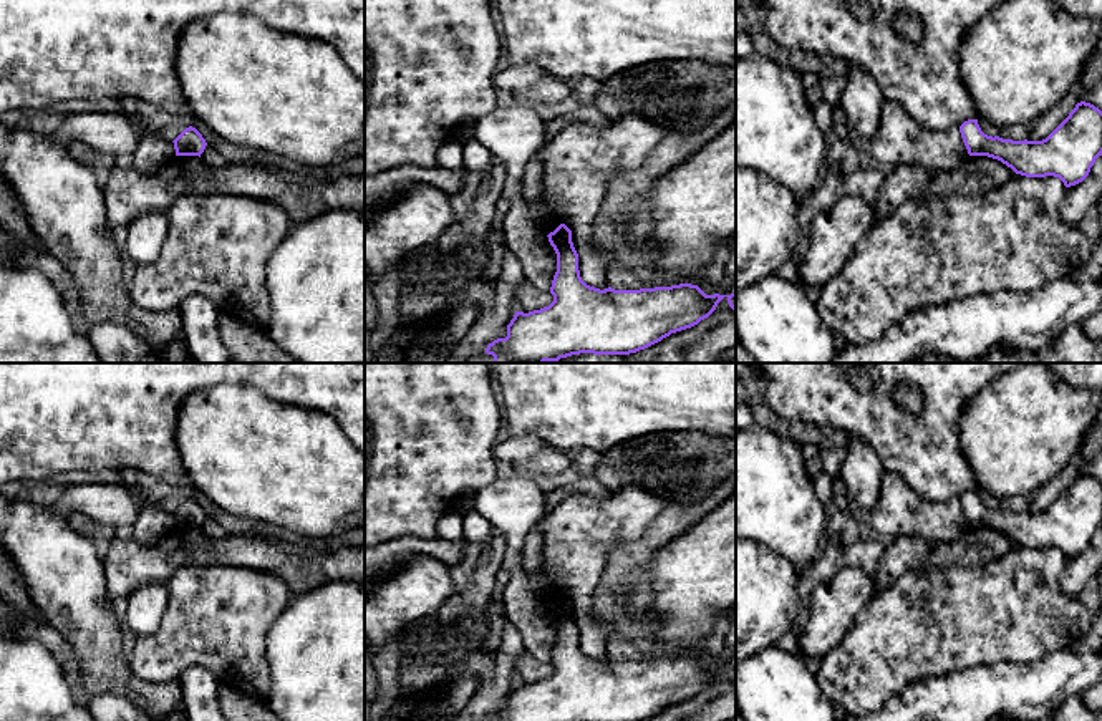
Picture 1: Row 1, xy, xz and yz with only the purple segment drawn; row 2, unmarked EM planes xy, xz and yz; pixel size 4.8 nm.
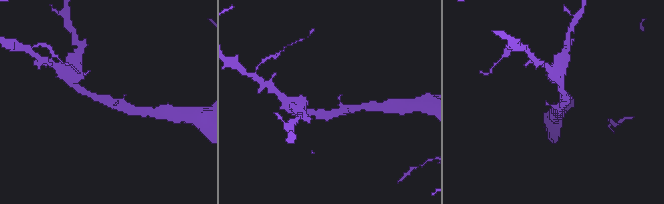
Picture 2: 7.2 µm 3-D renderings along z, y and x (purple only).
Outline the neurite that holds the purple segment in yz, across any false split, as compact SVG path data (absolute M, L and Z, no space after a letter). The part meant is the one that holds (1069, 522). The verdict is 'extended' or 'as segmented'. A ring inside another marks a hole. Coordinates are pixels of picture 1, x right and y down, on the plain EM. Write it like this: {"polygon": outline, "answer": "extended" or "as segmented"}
{"polygon": "M1080 472L1069 487L1042 512L1013 512L988 507L978 491L959 497L969 527L1001 532L1026 549L1059 549L1066 559L1082 554L1102 527L1102 482Z", "answer": "as segmented"}

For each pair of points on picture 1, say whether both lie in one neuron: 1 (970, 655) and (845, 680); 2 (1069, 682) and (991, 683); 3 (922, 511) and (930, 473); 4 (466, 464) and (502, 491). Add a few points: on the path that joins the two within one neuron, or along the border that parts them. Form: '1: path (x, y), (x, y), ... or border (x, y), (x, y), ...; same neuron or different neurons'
1: path (938, 652), (885, 652), (877, 660); same neuron
2: path (1049, 682), (1011, 683); same neuron
3: border (895, 474), (927, 499), (958, 499); different neurons
4: border (497, 476), (473, 493); different neurons

